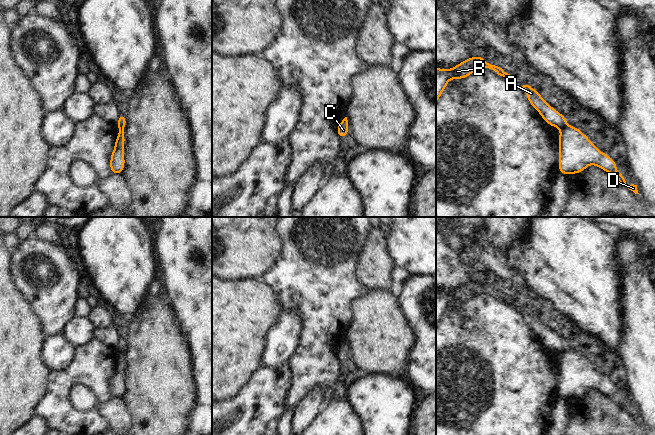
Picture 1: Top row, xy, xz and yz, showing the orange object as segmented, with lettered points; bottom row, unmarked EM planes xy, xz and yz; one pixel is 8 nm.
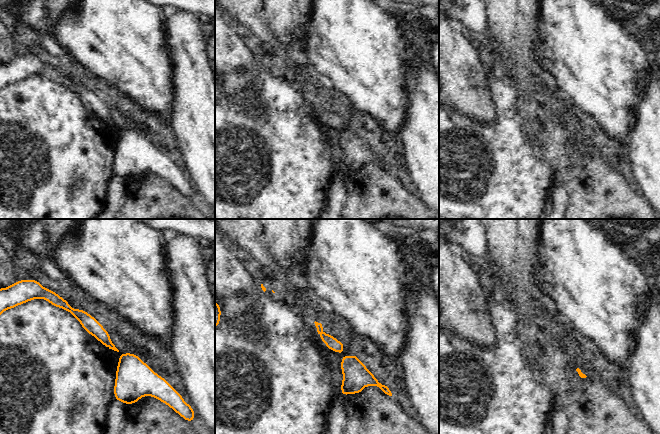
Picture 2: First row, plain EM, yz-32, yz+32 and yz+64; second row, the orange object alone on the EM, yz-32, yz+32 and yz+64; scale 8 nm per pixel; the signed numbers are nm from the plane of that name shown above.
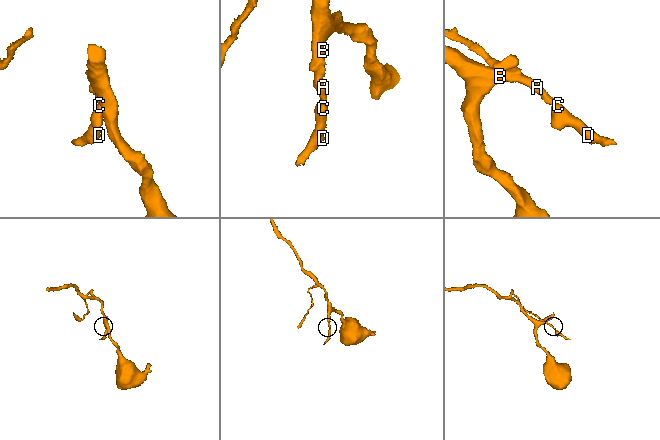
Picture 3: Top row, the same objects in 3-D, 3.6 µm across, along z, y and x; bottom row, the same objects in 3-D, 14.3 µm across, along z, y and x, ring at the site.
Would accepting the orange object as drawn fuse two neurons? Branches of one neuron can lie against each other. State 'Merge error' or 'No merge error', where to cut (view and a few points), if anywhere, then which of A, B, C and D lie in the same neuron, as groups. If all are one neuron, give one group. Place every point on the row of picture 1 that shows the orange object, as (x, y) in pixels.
Merge error. Split along yz (567, 125), (561, 129). Groups: A B / C D.

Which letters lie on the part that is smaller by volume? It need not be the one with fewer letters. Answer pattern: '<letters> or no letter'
C, D.

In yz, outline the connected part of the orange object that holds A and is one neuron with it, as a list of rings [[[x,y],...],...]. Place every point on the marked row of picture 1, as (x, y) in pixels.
[[[523,85],[522,88],[531,106],[539,112],[541,118],[544,119],[548,125],[559,129],[564,129],[567,126],[565,116],[550,106],[543,99],[538,90],[529,85]]]

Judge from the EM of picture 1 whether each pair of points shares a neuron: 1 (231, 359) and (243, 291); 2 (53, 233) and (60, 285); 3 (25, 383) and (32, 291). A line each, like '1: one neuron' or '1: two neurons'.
1: one neuron
2: two neurons
3: two neurons

